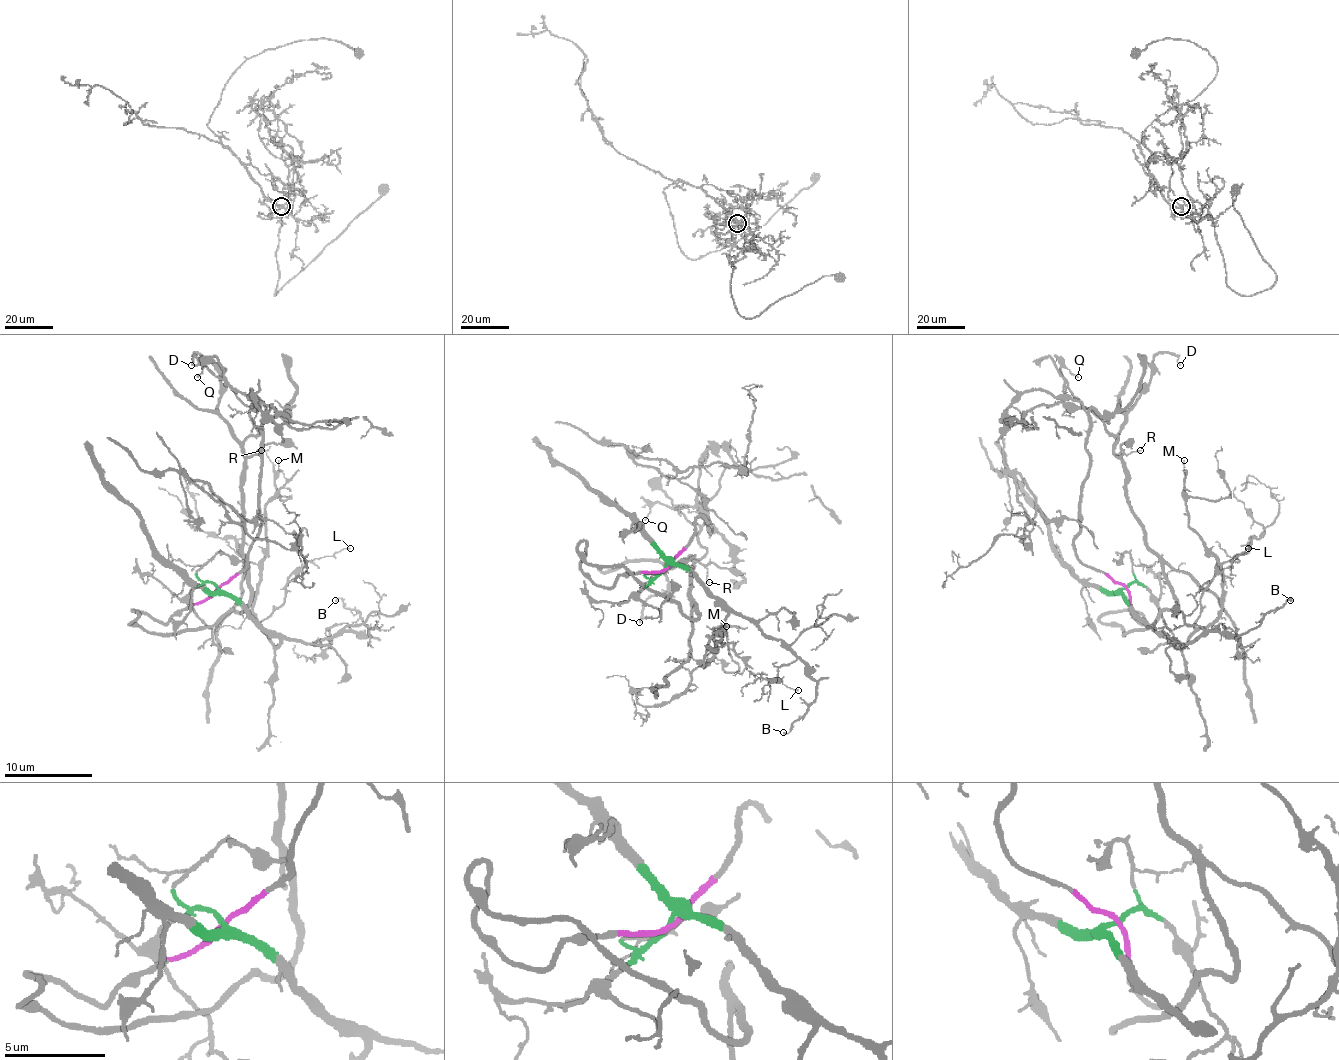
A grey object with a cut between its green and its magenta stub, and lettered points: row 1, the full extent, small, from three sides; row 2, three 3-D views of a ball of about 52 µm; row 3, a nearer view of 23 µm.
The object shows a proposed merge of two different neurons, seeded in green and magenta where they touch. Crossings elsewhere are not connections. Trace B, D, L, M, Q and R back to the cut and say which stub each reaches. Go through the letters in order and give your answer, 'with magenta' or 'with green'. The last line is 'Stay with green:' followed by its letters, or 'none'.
B: with green
D: with magenta
L: with green
M: with green
Q: with magenta
R: with magenta
Stay with green: B, L, M

